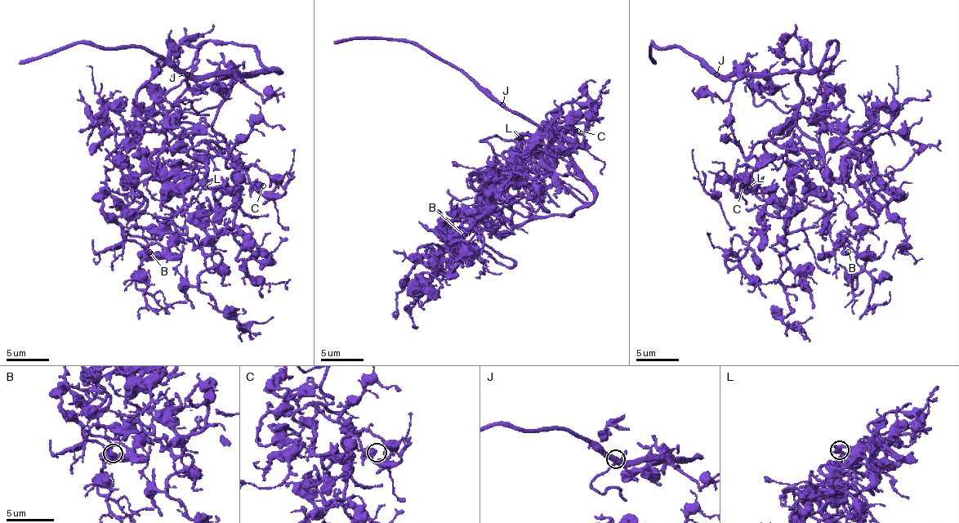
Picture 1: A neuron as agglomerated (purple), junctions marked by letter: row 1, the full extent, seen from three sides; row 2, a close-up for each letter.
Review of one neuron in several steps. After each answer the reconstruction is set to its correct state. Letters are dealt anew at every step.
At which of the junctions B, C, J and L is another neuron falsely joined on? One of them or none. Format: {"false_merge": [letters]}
{"false_merge": []}

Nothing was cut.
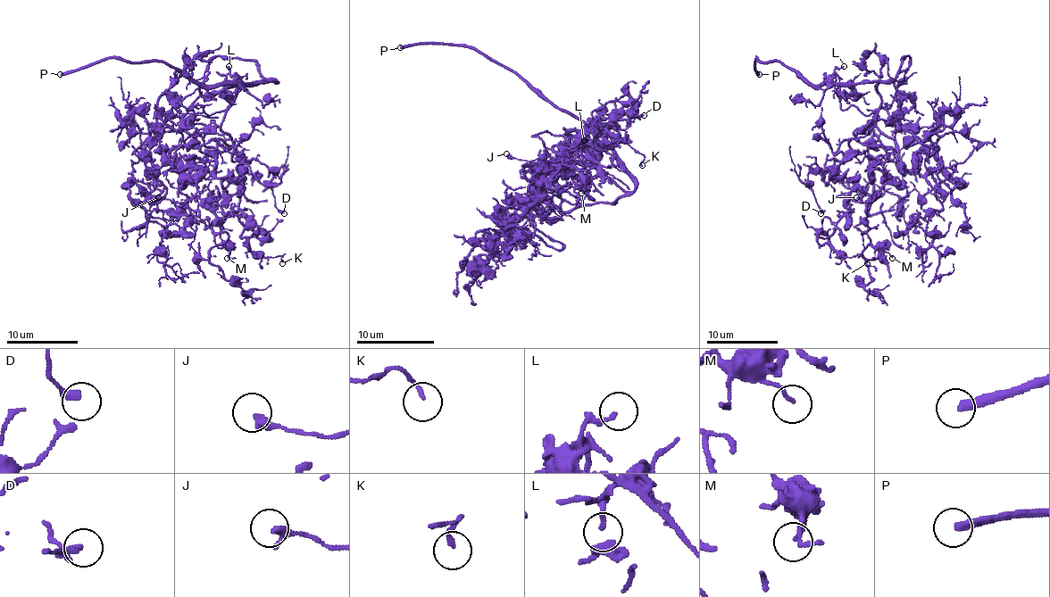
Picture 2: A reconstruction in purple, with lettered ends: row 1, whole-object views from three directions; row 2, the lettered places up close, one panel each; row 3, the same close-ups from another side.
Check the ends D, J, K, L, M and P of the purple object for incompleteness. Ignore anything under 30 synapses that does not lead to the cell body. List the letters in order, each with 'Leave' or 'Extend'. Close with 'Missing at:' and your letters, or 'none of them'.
D: Leave
J: Leave
K: Leave
L: Leave
M: Leave
P: Extend
Missing at: P

